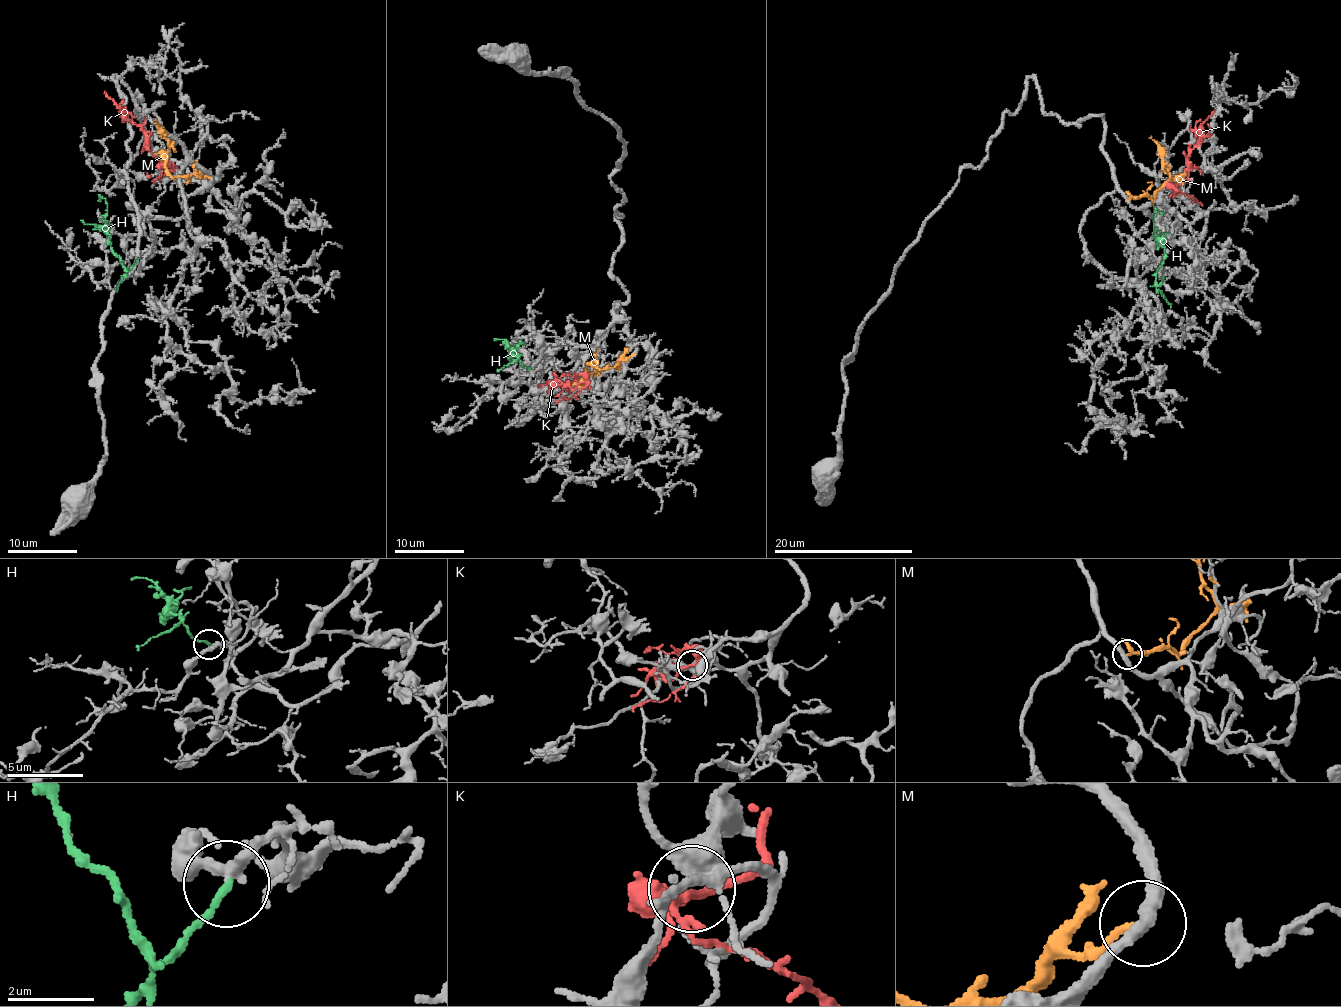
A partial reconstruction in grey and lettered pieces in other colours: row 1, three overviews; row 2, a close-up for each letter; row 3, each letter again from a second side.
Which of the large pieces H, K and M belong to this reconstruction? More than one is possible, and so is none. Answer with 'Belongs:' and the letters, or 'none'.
Belongs: H

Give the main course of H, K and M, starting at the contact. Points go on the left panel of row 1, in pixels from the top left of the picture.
H: (138, 258), (129, 269), (124, 267), (109, 242), (107, 203), (102, 198), (98, 200)
K: (167, 163), (162, 162), (148, 149), (148, 137), (104, 91)
M: (211, 177), (192, 174), (172, 177), (166, 166), (166, 133), (155, 120)

